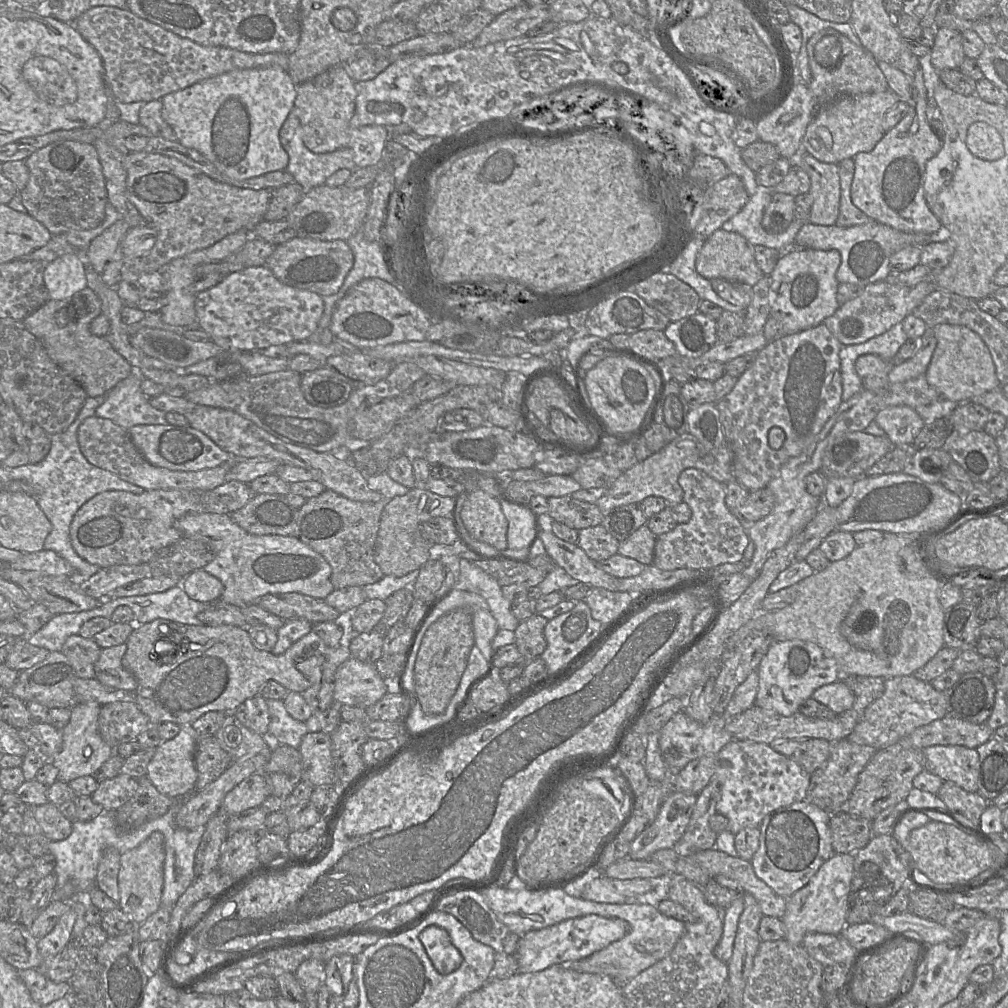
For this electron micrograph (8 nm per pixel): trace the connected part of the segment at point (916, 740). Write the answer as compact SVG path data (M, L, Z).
M945 715L921 726L903 738L903 745L924 749L935 745L960 745L976 749L994 736L987 723L975 724Z

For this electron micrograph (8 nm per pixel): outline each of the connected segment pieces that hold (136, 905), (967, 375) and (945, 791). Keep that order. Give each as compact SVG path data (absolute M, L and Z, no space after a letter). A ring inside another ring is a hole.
M160 831L152 832L140 845L126 851L120 859L118 886L119 907L140 925L161 906L164 883L165 840Z
M951 324L936 325L933 331L937 345L925 375L941 398L958 404L972 402L972 398L1002 387L989 349L977 333L965 326Z
M943 781L937 795L944 803L944 806L941 806L941 808L956 817L958 822L966 827L978 828L980 817L989 803L986 799L978 793L968 792L949 781Z

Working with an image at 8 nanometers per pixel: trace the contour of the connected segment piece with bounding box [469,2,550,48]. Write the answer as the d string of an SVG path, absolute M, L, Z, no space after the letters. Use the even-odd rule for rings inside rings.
M523 2L496 16L469 45L478 48L526 36L530 30L547 21L550 21L550 5L528 6Z

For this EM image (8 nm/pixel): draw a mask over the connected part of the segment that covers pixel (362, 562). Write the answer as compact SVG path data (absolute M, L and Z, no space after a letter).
M326 489L312 497L299 509L294 536L321 554L332 568L331 583L335 589L348 586L363 587L383 578L374 561L380 517L386 505L384 498L377 502L353 501Z

